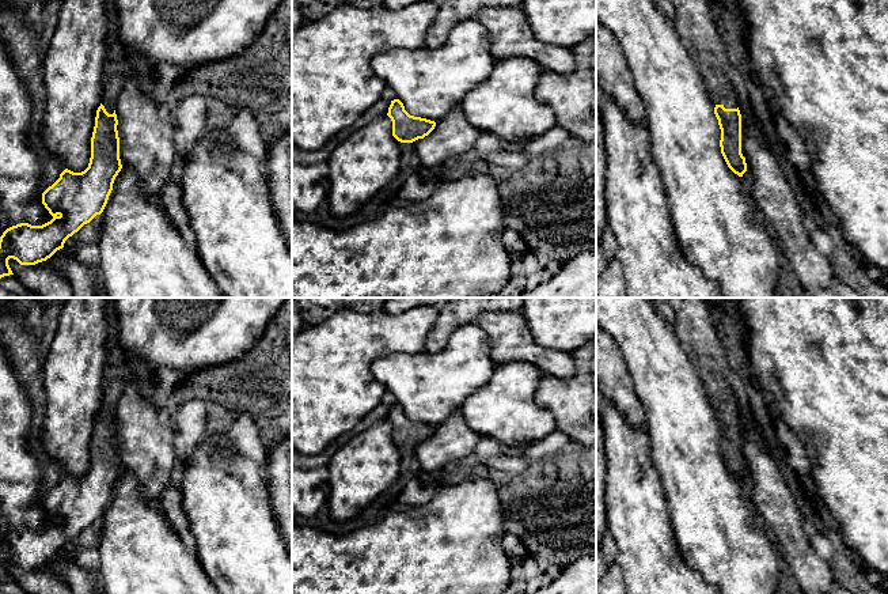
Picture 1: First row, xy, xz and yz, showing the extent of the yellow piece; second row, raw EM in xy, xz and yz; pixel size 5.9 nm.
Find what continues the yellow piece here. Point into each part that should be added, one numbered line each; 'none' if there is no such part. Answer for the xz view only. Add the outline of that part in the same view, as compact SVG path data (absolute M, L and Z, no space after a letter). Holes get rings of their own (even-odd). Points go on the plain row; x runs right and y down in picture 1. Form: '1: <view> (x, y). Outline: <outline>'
none

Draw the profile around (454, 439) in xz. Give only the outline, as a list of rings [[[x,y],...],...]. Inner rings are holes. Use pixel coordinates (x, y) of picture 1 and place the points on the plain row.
[[[460,410],[449,415],[434,434],[411,447],[422,470],[433,472],[459,462],[474,454],[482,435],[474,431],[464,420]]]

